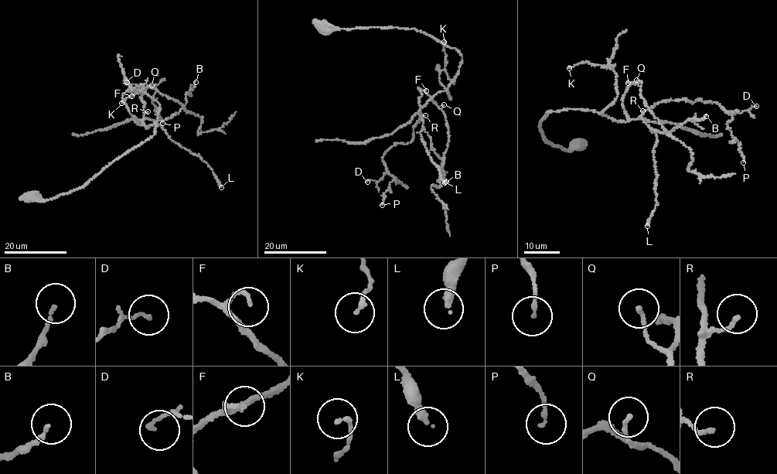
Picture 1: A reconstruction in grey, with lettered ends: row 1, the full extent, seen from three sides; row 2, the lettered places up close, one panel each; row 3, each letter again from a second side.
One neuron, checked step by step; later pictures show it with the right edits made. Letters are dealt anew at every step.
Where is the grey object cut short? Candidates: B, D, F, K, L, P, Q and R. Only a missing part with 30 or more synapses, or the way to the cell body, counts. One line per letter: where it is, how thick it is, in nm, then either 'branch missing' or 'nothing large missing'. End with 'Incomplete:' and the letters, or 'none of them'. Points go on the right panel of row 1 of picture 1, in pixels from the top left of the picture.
B: (706, 116) | 120 nm | nothing large missing
D: (756, 106) | 120 nm | nothing large missing
F: (628, 83) | 120 nm | nothing large missing
K: (569, 68) | 150 nm | nothing large missing
L: (647, 226) | 280 nm | nothing large missing
P: (743, 162) | 140 nm | nothing large missing
Q: (636, 80) | 150 nm | nothing large missing
R: (642, 110) | 130 nm | nothing large missing
Incomplete: none of them

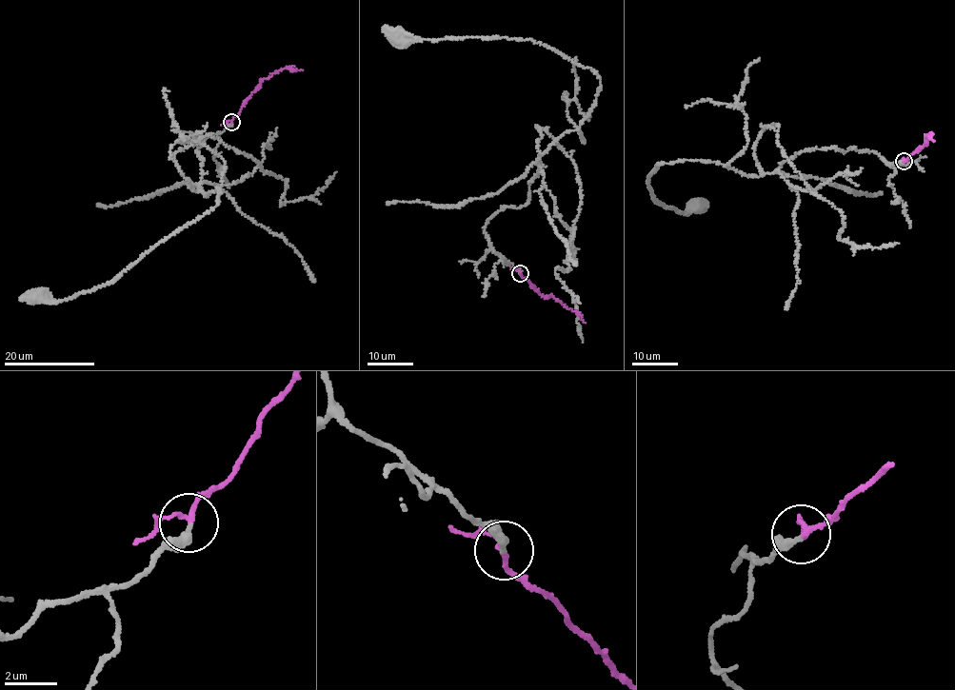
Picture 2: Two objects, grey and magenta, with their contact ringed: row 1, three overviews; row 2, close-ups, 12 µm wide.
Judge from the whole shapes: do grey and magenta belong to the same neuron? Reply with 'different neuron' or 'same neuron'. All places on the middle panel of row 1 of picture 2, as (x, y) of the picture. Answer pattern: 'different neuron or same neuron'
same neuron

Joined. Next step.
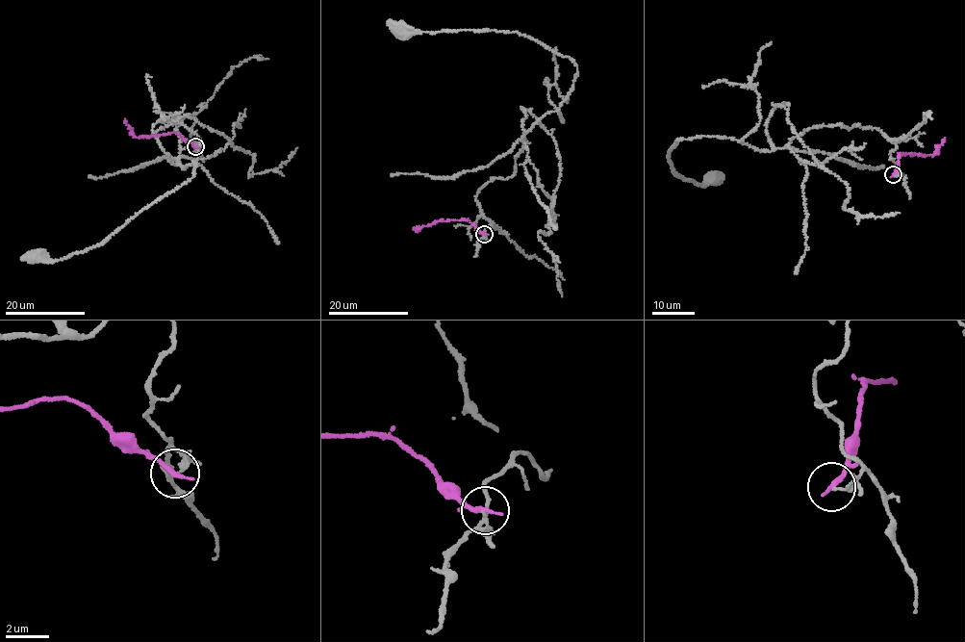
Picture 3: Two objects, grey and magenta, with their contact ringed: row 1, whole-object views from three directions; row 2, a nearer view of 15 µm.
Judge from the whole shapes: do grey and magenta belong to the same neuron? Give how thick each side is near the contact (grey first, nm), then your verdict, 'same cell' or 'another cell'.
100/260 nm | another cell

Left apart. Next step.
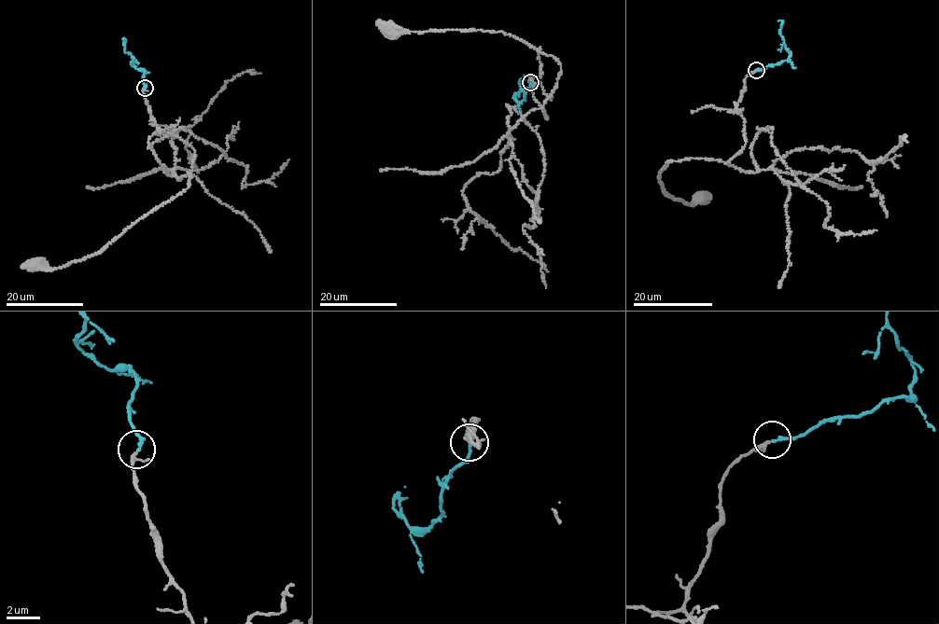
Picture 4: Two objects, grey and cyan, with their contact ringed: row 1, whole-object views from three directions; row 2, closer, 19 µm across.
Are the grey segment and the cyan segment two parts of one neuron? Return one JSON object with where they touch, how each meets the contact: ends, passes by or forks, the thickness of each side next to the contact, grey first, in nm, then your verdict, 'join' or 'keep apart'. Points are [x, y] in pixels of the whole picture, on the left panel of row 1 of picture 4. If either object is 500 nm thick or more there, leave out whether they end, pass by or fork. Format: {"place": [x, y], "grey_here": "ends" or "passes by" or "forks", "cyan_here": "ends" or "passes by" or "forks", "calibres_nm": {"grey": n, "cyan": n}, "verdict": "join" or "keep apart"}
{"place": [145, 88], "grey_here": "passes by", "cyan_here": "ends", "calibres_nm": {"grey": 140, "cyan": 180}, "verdict": "join"}

